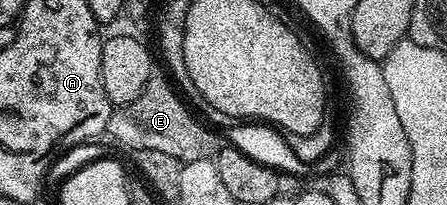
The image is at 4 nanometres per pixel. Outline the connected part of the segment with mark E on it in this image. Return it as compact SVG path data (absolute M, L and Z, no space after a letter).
M168 80L166 81L149 81L147 89L143 95L139 95L139 99L131 99L131 103L116 106L109 115L108 136L113 136L119 144L126 145L130 151L163 151L167 155L175 155L175 159L182 163L216 158L217 152L223 148L222 138L220 141L216 131L208 129L181 102L182 94Z

